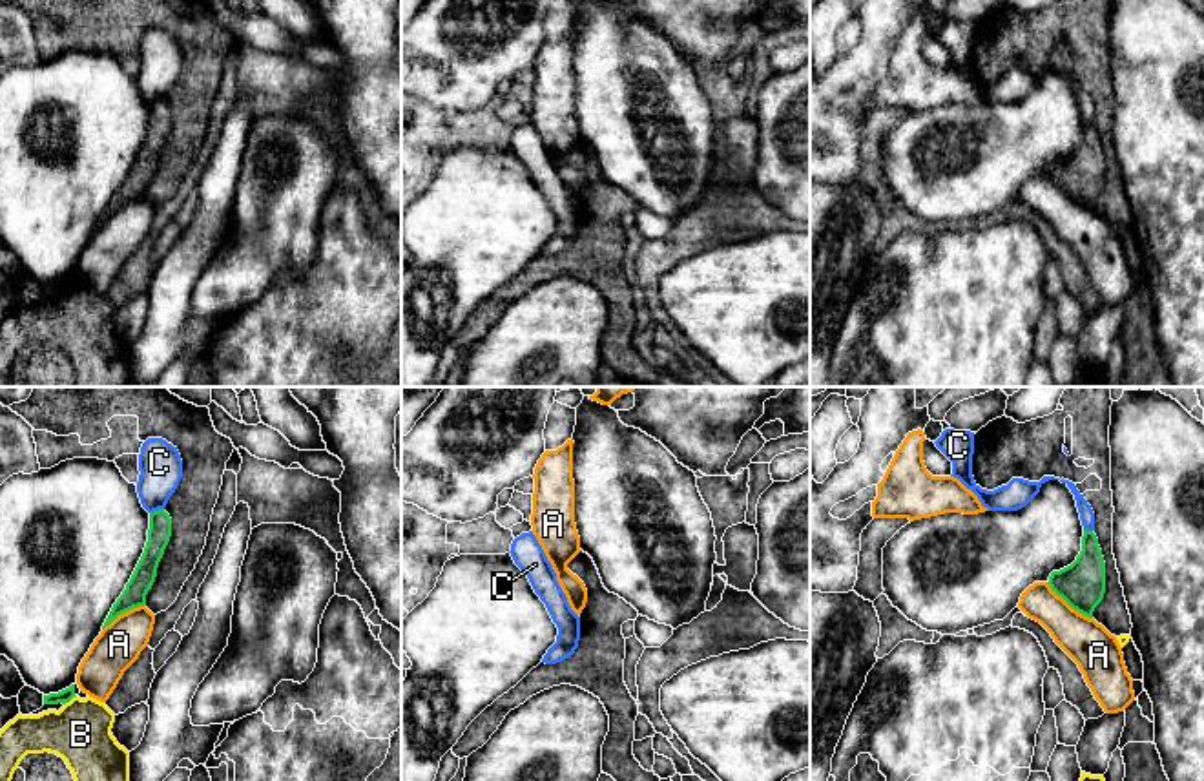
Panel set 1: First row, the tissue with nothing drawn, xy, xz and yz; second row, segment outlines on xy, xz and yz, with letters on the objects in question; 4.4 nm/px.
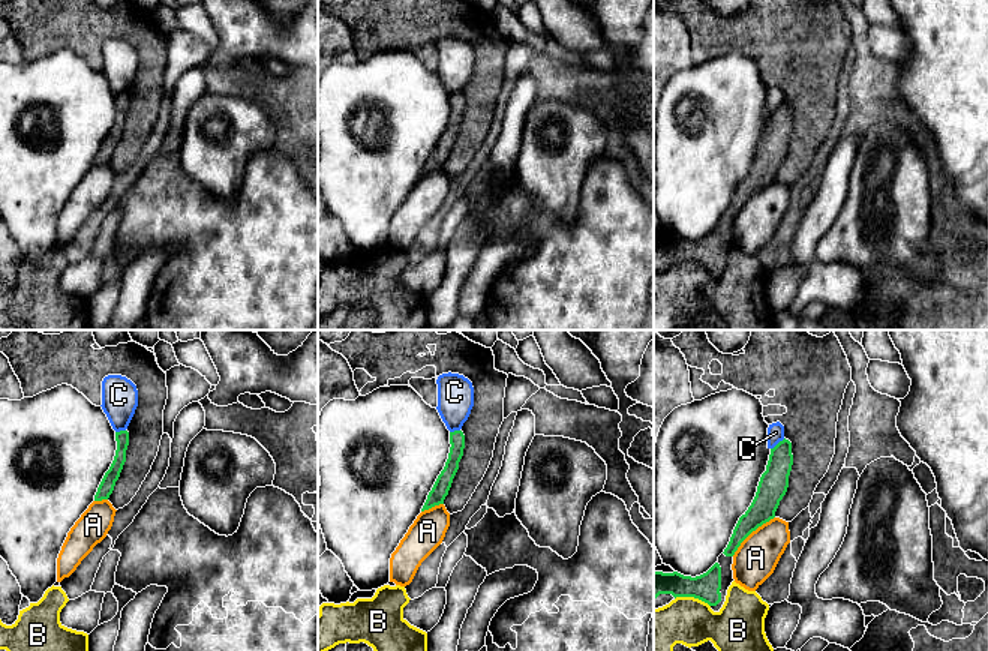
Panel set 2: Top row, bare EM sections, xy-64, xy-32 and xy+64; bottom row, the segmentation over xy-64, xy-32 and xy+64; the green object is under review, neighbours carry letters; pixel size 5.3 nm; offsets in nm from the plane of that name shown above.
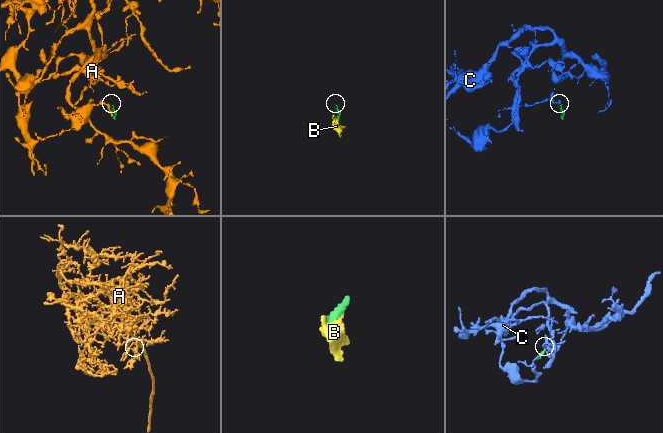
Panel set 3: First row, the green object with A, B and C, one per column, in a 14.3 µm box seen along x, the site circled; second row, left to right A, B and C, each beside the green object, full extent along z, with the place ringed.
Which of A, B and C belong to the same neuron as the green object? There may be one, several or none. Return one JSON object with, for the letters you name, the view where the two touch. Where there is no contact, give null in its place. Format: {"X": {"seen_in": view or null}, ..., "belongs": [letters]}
{"belongs": []}

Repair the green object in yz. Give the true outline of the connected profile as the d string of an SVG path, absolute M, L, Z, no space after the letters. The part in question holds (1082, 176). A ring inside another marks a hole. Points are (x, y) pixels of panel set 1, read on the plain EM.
M1084 120L1082 142L1076 151L1053 162L1047 175L1073 201L1093 210L1093 203L1105 184L1105 153L1093 122Z

